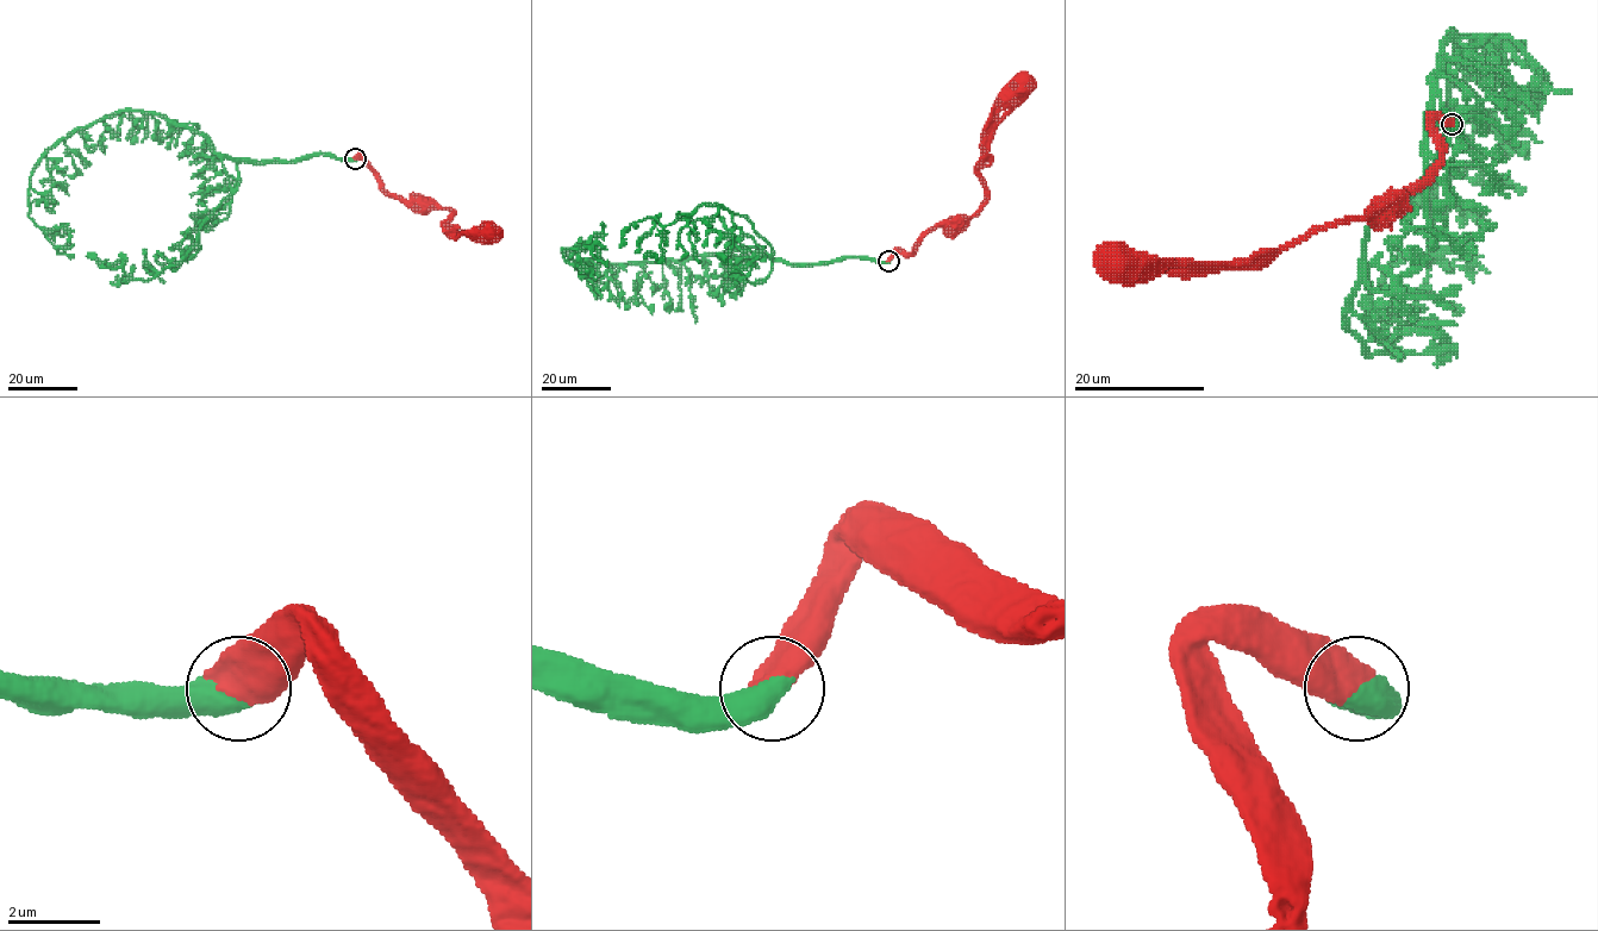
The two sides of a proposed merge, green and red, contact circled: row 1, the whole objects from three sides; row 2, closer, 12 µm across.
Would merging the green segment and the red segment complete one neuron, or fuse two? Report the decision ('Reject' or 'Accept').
Accept

